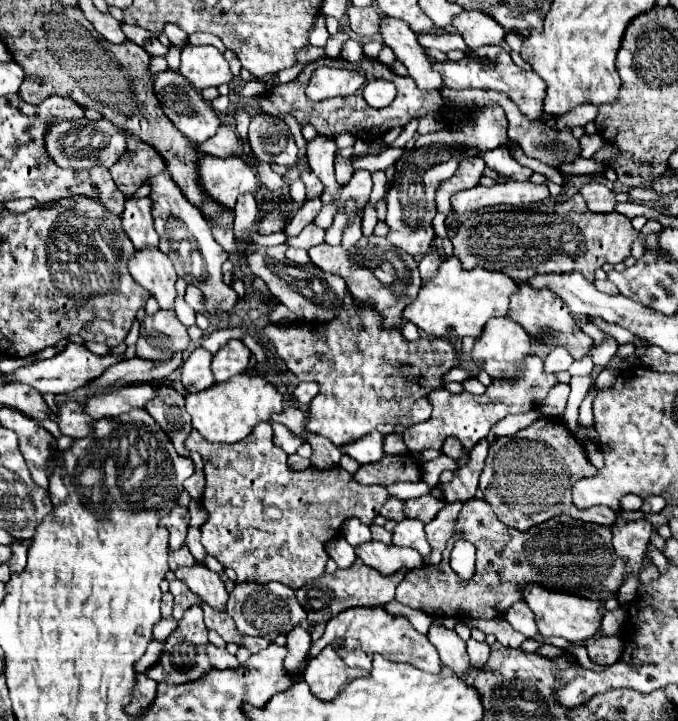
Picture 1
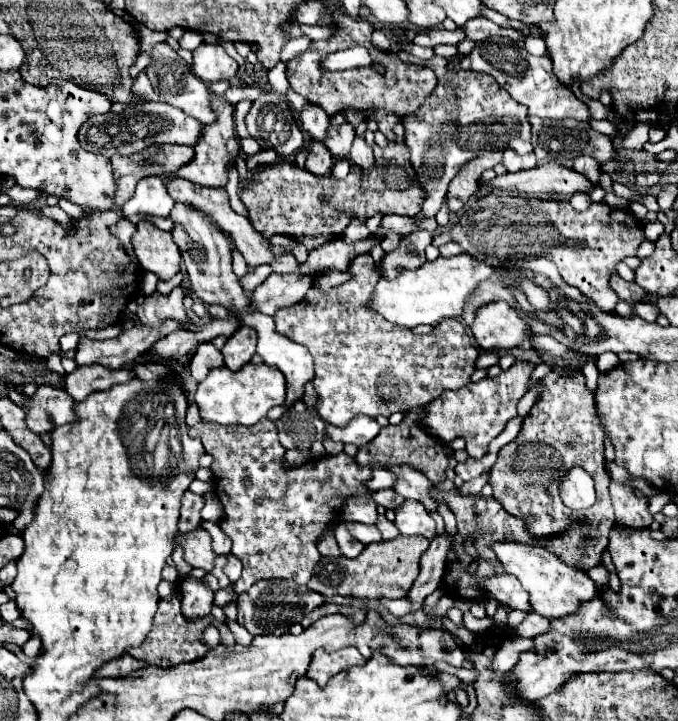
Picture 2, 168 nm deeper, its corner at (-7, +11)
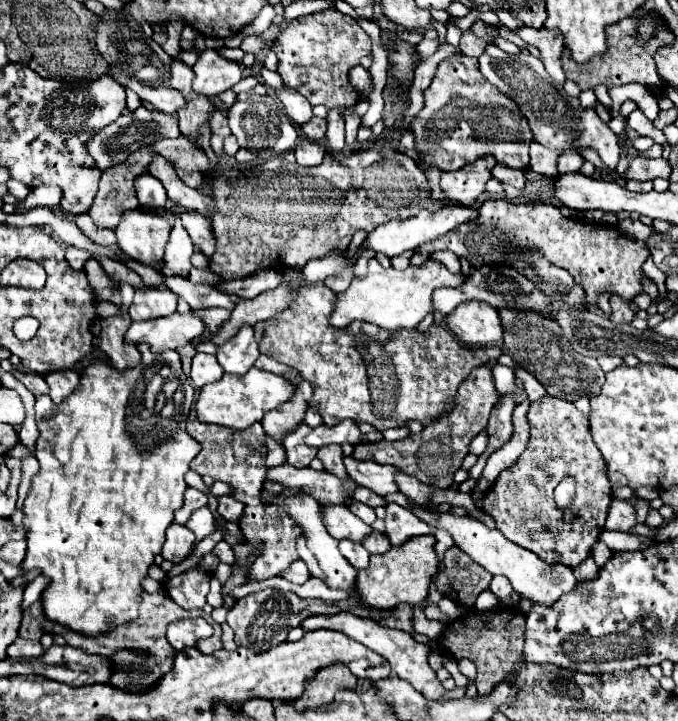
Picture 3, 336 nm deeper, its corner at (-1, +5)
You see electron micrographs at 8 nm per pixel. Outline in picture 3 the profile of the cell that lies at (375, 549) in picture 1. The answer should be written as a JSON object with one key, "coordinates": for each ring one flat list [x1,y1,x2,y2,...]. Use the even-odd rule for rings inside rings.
{"coordinates":[[325,503,323,511,321,511,321,519,323,519,327,531,335,539,351,539,351,541,361,543,363,537,367,533,371,533,371,527,367,523,363,523,361,519,357,519,355,515,351,515,347,505]]}

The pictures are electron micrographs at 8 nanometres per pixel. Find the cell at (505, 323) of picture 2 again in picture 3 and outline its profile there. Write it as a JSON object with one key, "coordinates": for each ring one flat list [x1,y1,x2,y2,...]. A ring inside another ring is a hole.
{"coordinates":[[461,303,451,315,445,317,445,323,461,341,469,345,483,347,503,341,499,313,487,303]]}

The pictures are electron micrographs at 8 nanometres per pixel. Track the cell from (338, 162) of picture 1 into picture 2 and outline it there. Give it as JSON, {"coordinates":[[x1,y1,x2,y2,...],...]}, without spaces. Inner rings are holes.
{"coordinates":[[343,123,343,125,337,127,337,129,329,129,329,135,327,135,325,145,327,145,327,149,333,153,333,157,347,157,349,151,351,151,353,139,355,139,355,129,353,129,353,125]]}

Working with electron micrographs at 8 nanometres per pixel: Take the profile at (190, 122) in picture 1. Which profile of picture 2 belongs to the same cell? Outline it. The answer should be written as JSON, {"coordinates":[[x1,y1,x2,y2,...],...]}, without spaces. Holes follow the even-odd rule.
{"coordinates":[[159,43,153,49,153,57,151,57,151,65,147,67,147,75,153,83,155,93,159,95,161,101,183,109,189,117,195,117,197,121,201,121,203,125,211,125,215,121,215,111,211,109,211,101,209,101,209,89,207,85,191,71,191,67,165,43]]}

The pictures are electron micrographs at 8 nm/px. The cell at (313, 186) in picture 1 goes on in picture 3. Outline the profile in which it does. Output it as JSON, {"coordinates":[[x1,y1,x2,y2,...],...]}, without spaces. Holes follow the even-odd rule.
{"coordinates":[[301,141,295,147,295,157,297,163,303,167,313,167,319,165,325,157,325,145,323,143,311,143,311,141]]}

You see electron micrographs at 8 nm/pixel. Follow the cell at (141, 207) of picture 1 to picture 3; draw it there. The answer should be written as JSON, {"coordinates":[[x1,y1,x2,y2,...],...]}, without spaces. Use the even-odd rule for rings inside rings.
{"coordinates":[[143,173,139,179,135,179,135,191,141,207,163,207,167,203,163,185,149,173]]}

